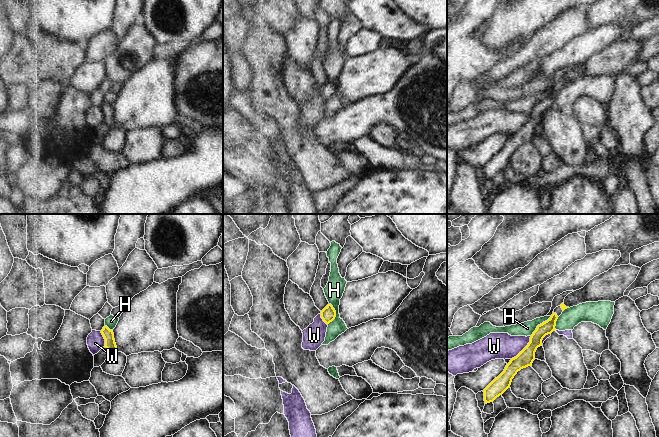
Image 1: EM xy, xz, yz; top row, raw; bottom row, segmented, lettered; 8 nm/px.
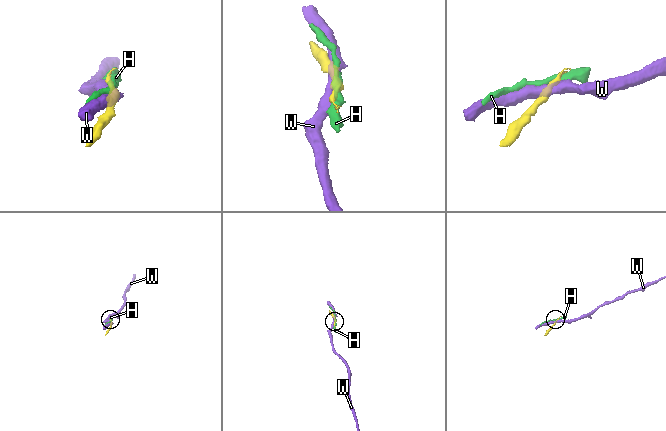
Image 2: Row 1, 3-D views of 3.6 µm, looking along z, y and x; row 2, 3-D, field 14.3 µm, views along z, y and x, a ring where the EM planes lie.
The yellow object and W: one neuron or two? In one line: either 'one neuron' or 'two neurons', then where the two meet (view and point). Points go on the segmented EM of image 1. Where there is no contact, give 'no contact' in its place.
two neurons; contact yz (524, 348)

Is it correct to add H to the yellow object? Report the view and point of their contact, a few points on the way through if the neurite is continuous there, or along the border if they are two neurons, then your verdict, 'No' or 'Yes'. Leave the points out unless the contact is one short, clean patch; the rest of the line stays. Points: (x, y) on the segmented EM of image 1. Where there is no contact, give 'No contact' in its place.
Touches yellow at yz (540, 324). No.

